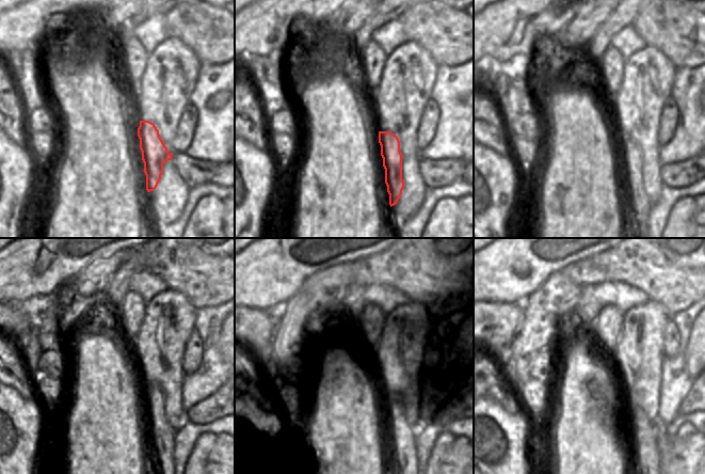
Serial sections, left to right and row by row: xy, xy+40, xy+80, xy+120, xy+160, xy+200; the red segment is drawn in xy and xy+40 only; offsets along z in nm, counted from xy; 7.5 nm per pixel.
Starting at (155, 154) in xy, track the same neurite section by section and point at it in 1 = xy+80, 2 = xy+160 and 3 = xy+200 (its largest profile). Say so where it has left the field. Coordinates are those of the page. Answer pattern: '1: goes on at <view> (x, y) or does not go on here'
1: goes on at xy+80 (640, 205)
2: goes on at xy+160 (402, 437)
3: goes on at xy+200 (646, 431)

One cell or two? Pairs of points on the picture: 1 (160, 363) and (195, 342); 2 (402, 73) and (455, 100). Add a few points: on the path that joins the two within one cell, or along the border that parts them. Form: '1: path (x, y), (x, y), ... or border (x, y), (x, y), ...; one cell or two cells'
1: border (194, 327), (185, 346), (185, 374); two cells
2: border (438, 65), (436, 80), (429, 98); two cells

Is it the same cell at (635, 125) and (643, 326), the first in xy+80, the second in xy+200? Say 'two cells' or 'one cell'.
one cell

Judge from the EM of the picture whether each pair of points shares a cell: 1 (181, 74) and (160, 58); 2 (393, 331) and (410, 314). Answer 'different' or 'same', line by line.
1: same
2: same

